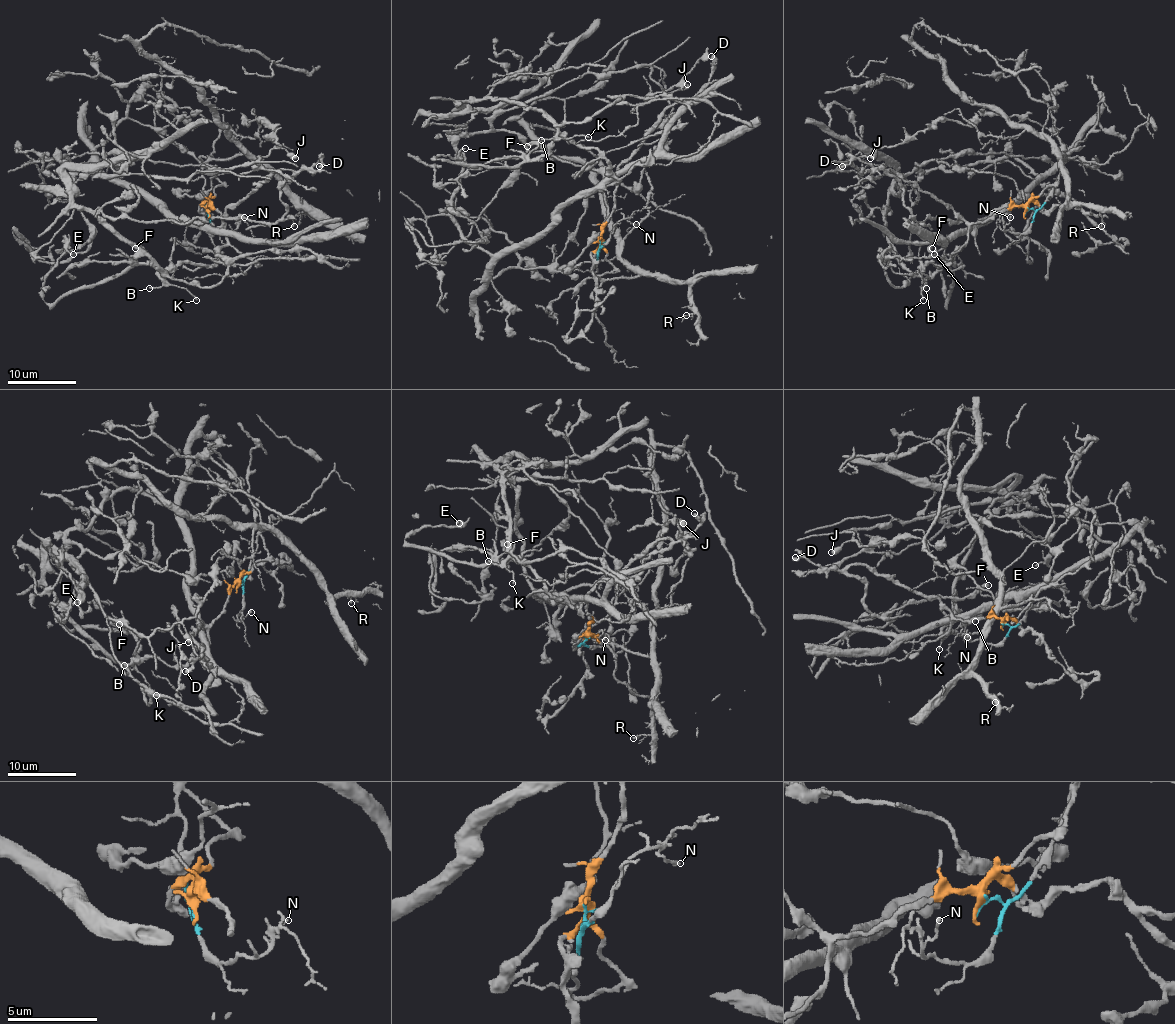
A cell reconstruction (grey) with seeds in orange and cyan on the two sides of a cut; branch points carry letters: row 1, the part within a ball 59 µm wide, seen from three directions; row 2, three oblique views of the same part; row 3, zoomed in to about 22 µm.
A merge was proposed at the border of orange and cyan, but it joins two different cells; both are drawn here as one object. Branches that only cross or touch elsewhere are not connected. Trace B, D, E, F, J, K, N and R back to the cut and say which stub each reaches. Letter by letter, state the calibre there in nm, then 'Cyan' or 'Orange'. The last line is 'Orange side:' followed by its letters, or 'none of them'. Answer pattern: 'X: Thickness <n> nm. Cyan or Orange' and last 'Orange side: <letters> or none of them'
B: Thickness 180 nm. Orange
D: Thickness 400 nm. Orange
E: Thickness 180 nm. Orange
F: Thickness 440 nm. Orange
J: Thickness 550 nm. Cyan
K: Thickness 150 nm. Orange
N: Thickness 170 nm. Cyan
R: Thickness 140 nm. Cyan
Orange side: B, D, E, F, K

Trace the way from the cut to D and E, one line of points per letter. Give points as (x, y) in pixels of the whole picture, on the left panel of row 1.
D: (209, 211), (212, 206), (222, 216), (224, 223), (224, 211), (277, 170), (311, 168), (320, 158), (320, 167)
E: (209, 211), (226, 225), (219, 259), (162, 278), (132, 264), (48, 304), (44, 278), (73, 254)

